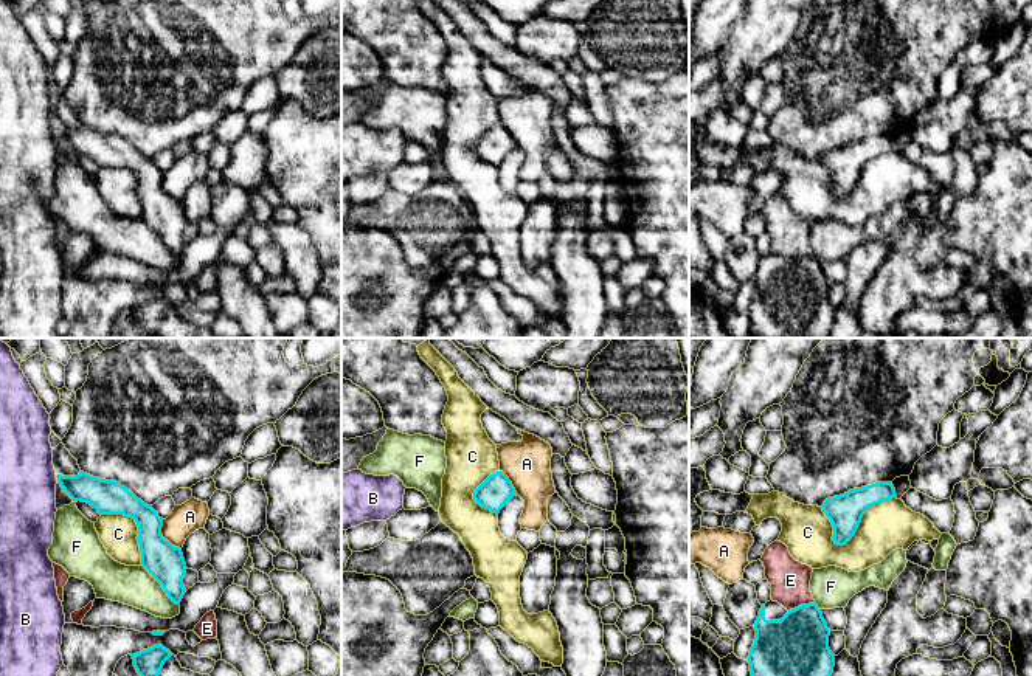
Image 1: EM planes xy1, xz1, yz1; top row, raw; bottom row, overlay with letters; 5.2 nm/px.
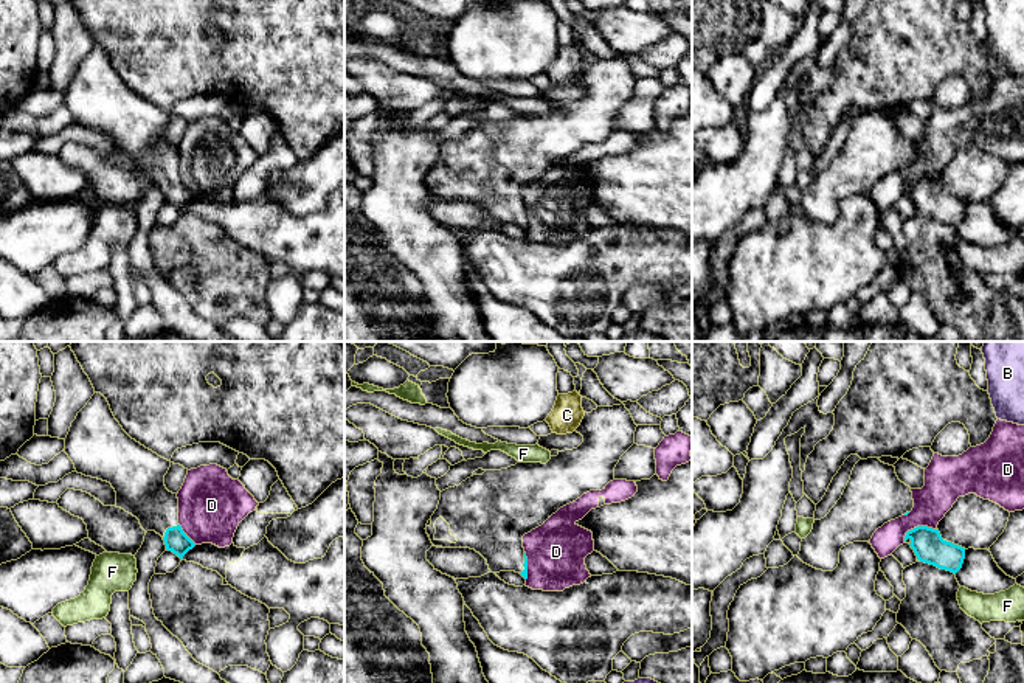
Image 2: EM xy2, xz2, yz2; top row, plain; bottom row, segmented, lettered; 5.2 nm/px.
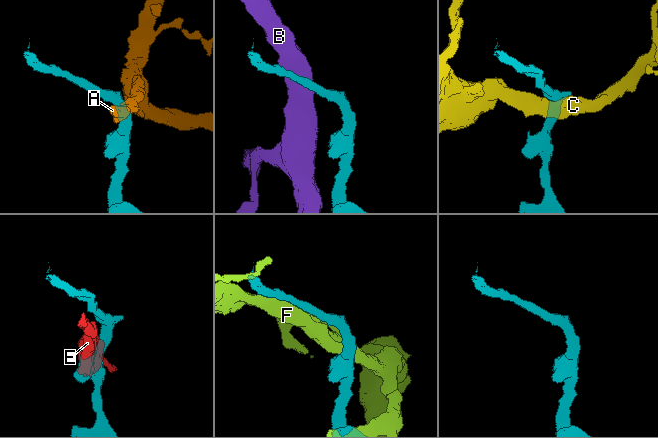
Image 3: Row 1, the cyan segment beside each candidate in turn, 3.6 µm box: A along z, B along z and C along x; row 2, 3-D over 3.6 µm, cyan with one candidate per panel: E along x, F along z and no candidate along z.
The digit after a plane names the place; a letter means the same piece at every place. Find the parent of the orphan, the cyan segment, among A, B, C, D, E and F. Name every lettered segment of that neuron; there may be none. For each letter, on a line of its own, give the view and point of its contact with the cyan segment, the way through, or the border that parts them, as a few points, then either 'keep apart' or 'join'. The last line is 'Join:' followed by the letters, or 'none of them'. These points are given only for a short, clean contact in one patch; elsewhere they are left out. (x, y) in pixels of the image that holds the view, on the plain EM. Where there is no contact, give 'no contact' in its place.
A: meets cyan in xy1 at (162, 189); border along xy1 (162, 172), (162, 188), (180, 202); keep apart
B: meets cyan in xy1 at (58, 132); border along xy1 (55, 129), (58, 134); keep apart
C: meets cyan in yz1 at (860, 172); keep apart
D: meets cyan in yz2 at (917, 179); border along yz2 (936, 180), (914, 179), (903, 193); keep apart
E: meets cyan in yz1 at (801, 258); keep apart
F: meets cyan in xy1 at (162, 239); keep apart
Join: none of them

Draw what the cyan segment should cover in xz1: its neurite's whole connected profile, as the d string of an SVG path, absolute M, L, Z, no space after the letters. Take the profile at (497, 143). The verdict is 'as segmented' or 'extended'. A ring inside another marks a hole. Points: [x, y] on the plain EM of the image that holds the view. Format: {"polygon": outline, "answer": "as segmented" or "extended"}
{"polygon": "M503 124L490 127L473 146L473 152L486 163L500 163L514 150L517 144Z", "answer": "as segmented"}

